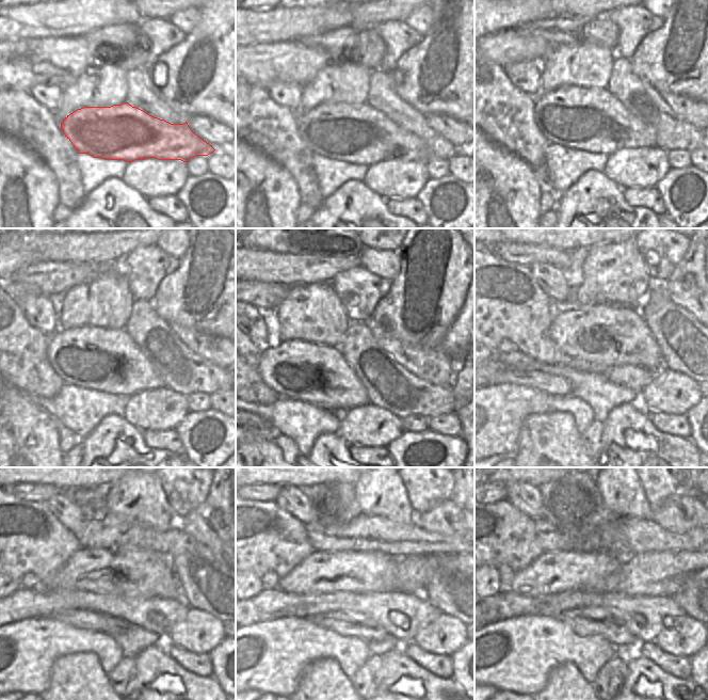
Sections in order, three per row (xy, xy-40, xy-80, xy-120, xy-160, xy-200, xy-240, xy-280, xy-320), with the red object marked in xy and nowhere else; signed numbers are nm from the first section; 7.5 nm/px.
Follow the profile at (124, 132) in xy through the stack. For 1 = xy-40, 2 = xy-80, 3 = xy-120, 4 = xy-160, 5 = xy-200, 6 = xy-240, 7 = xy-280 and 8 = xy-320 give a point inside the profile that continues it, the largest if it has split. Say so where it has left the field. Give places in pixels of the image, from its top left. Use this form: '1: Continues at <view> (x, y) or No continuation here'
1: Continues at xy-40 (357, 133)
2: Continues at xy-80 (596, 133)
3: Continues at xy-120 (85, 365)
4: Continues at xy-160 (325, 362)
5: Continues at xy-200 (611, 335)
6: Continues at xy-240 (128, 572)
7: Continues at xy-280 (354, 571)
8: Continues at xy-320 (561, 571)

